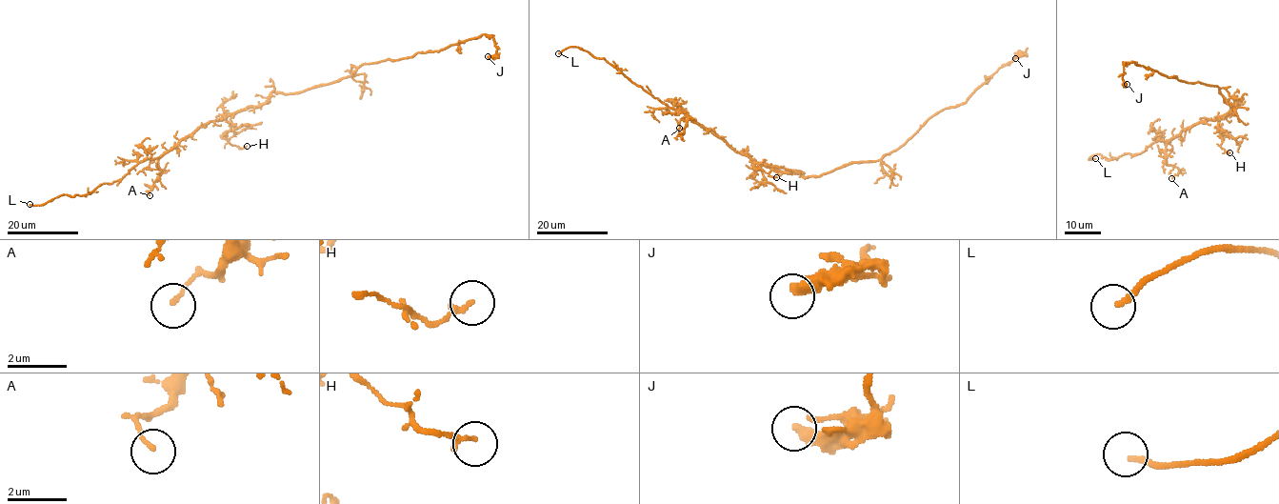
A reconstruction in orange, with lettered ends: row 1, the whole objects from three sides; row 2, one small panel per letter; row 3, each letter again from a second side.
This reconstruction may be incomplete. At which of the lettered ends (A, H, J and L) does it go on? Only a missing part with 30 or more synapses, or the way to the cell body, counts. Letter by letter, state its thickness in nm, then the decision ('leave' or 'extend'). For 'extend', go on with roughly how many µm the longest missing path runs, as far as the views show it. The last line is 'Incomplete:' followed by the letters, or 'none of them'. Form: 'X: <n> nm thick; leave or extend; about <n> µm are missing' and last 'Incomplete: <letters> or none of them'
A: 130 nm thick; leave
H: 160 nm thick; leave
J: 400 nm thick; leave
L: 180 nm thick; extend; about 15 µm are missing
Incomplete: L

